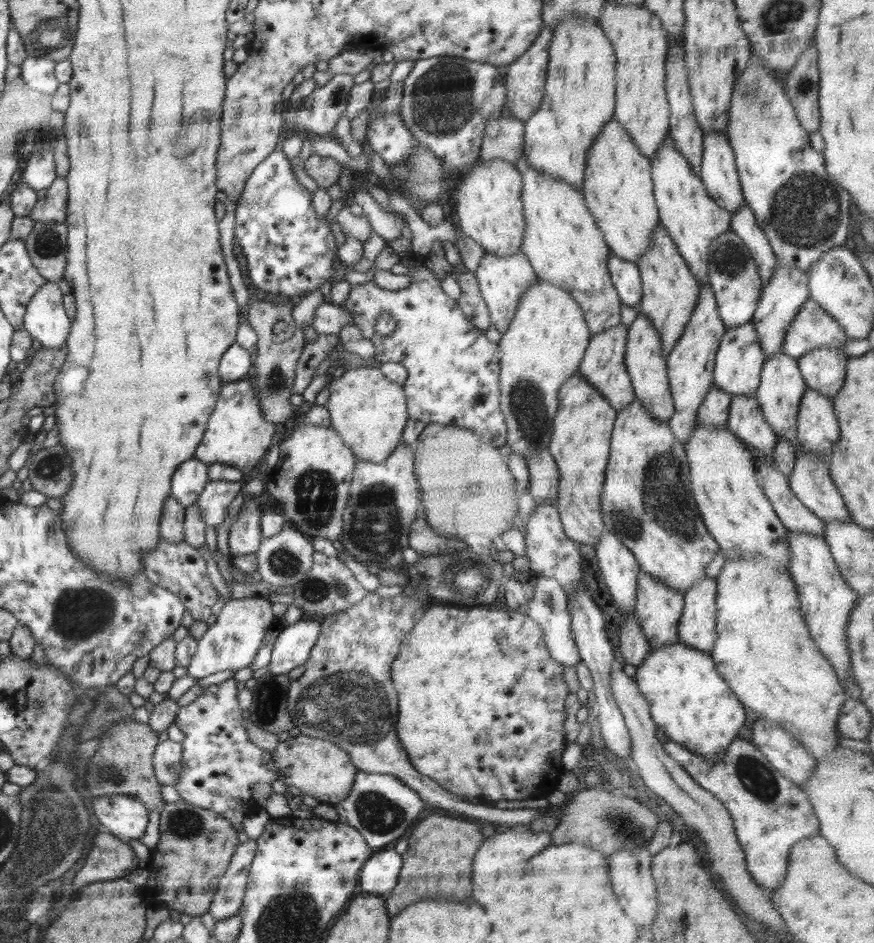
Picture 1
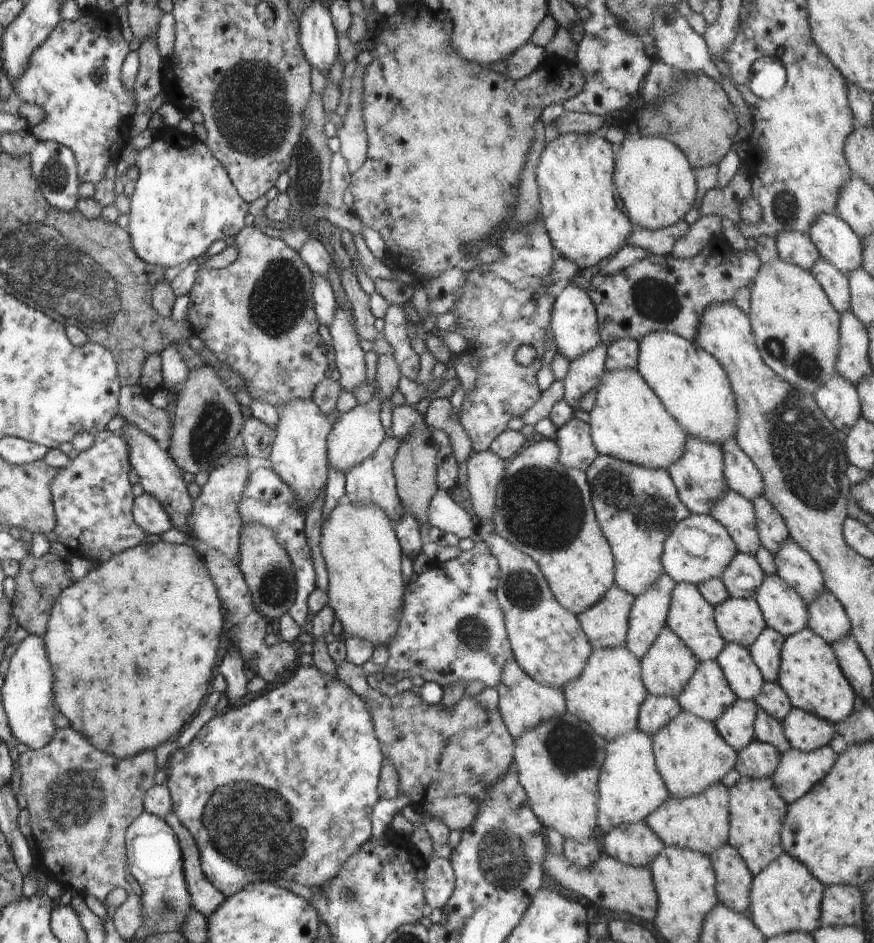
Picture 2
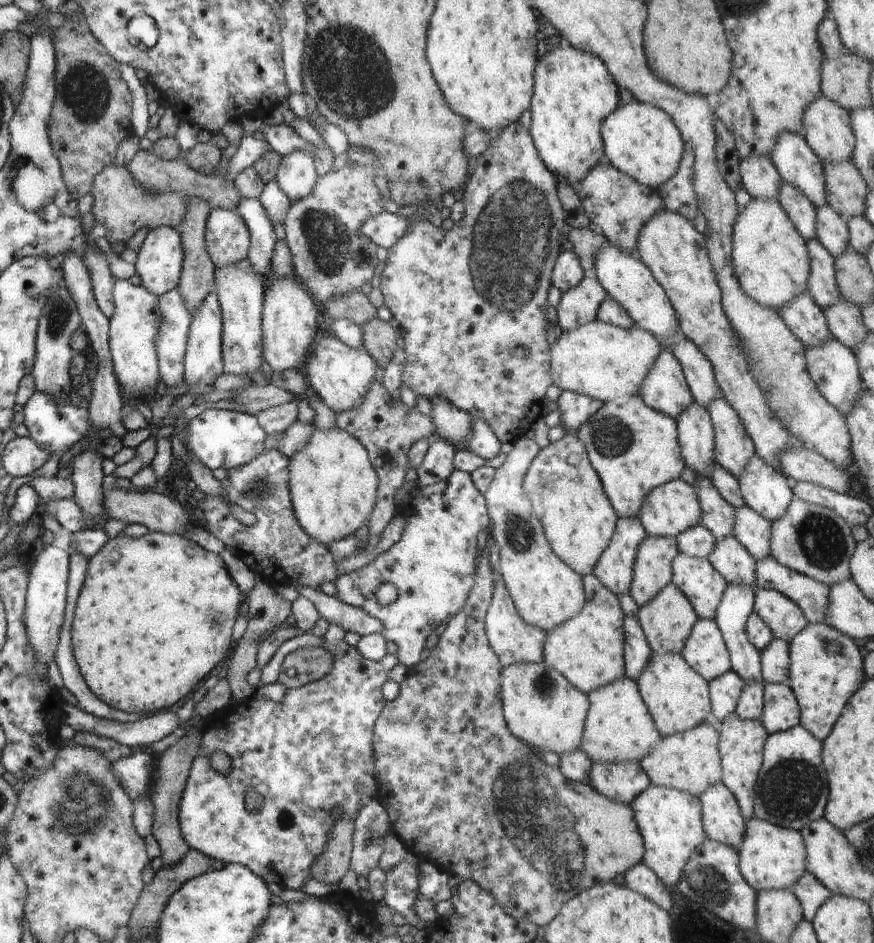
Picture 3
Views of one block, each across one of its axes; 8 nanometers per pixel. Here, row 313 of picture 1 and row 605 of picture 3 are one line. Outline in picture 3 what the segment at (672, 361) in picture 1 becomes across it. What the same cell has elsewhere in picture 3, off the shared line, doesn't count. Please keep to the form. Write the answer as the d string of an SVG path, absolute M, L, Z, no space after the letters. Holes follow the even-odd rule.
M678 551L678 556L672 561L672 582L676 588L680 588L680 592L688 598L688 602L692 604L696 616L700 620L715 620L716 608L722 600L724 590L726 590L727 582L722 578L720 572L712 566L707 558L696 558L688 556Z

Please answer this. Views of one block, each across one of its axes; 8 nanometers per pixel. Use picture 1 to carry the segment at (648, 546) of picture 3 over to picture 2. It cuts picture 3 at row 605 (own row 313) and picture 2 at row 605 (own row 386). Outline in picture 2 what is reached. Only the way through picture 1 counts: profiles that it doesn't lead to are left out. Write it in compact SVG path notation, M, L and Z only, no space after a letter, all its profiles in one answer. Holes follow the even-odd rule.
M663 573L630 608L626 648L641 660L664 628L671 604L674 580Z

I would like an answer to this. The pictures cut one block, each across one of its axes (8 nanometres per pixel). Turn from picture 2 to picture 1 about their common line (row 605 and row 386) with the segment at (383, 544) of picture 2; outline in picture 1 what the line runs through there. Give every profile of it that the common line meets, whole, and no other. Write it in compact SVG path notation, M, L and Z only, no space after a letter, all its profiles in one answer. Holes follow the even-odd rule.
M357 367L336 373L329 390L325 407L331 418L331 427L342 437L344 444L359 460L386 461L400 444L409 419L403 386L385 378L377 367Z

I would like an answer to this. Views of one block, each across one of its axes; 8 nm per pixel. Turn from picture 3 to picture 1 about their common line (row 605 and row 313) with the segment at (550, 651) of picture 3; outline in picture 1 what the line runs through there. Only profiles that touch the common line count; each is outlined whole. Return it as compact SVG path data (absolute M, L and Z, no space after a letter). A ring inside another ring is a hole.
M525 152L514 165L522 176L520 200L526 224L520 251L528 257L537 278L562 287L578 301L591 336L617 326L621 300L610 278L610 250L584 202L583 191L564 179L532 169Z

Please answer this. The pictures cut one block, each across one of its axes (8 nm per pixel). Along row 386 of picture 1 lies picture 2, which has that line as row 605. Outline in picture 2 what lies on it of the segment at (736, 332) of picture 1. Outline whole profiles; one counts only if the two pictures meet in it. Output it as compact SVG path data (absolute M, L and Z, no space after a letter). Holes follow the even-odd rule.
M728 596L724 602L714 605L713 610L715 624L725 643L734 642L748 650L767 626L754 596Z

